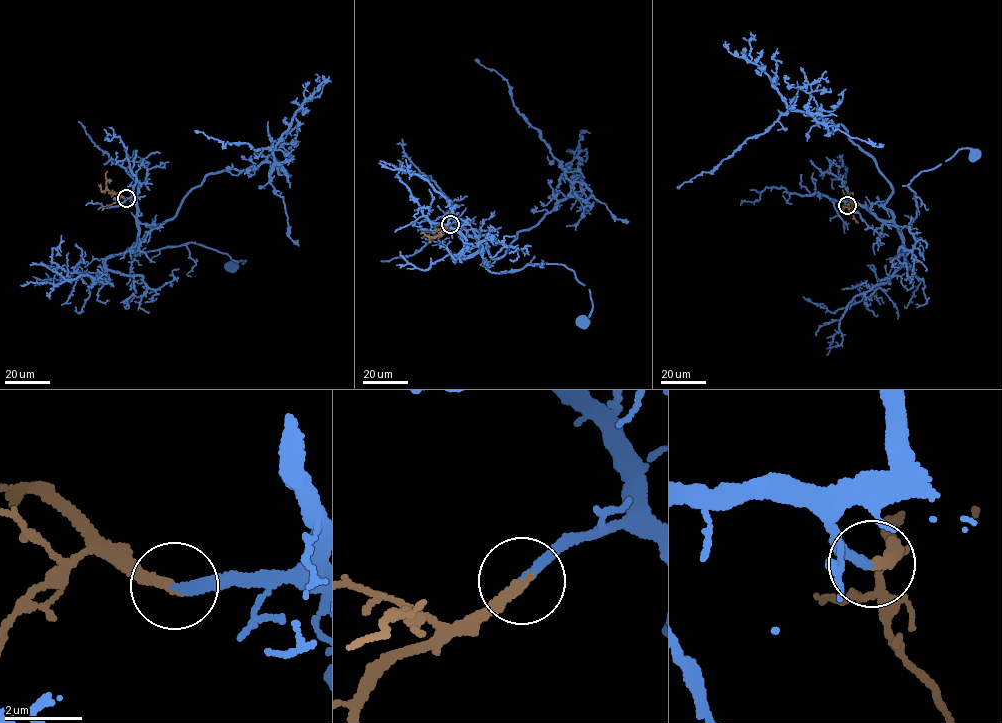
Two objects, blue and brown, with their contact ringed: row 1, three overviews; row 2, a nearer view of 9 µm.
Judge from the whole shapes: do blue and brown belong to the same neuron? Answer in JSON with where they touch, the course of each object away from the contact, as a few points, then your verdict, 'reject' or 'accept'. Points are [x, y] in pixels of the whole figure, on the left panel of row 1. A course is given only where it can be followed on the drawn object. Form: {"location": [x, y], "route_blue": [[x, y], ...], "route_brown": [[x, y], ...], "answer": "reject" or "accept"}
{"location": [126, 198], "route_blue": [[125, 198], [134, 199], [137, 207], [135, 255], [189, 242], [227, 254], [242, 263], [245, 261], [231, 267]], "route_brown": [[125, 198], [110, 192], [107, 180], [110, 183]], "answer": "accept"}

